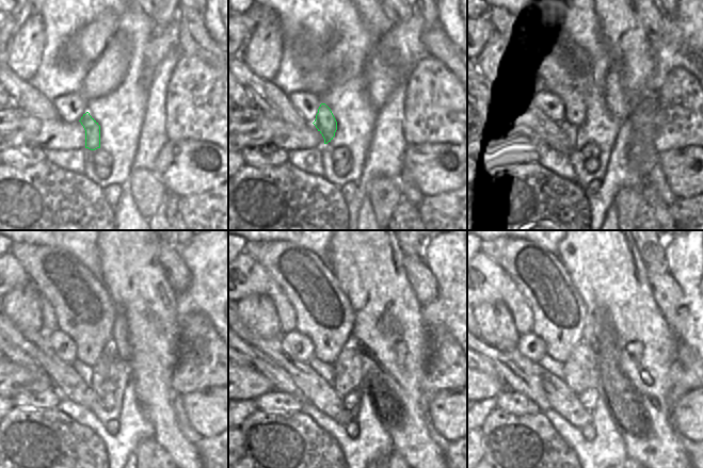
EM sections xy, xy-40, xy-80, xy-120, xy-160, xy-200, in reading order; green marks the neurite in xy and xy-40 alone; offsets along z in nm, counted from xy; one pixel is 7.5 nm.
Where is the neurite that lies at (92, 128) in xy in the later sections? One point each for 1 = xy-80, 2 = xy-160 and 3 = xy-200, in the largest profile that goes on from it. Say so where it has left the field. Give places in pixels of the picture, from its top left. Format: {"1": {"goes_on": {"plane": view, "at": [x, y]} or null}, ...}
{"1": {"goes_on": {"plane": "xy-80", "at": [564, 73]}}, "2": {"goes_on": {"plane": "xy-160", "at": [323, 312]}}, "3": {"goes_on": {"plane": "xy-200", "at": [558, 309]}}}

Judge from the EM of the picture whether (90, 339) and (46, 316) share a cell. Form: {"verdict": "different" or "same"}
{"verdict": "different"}

